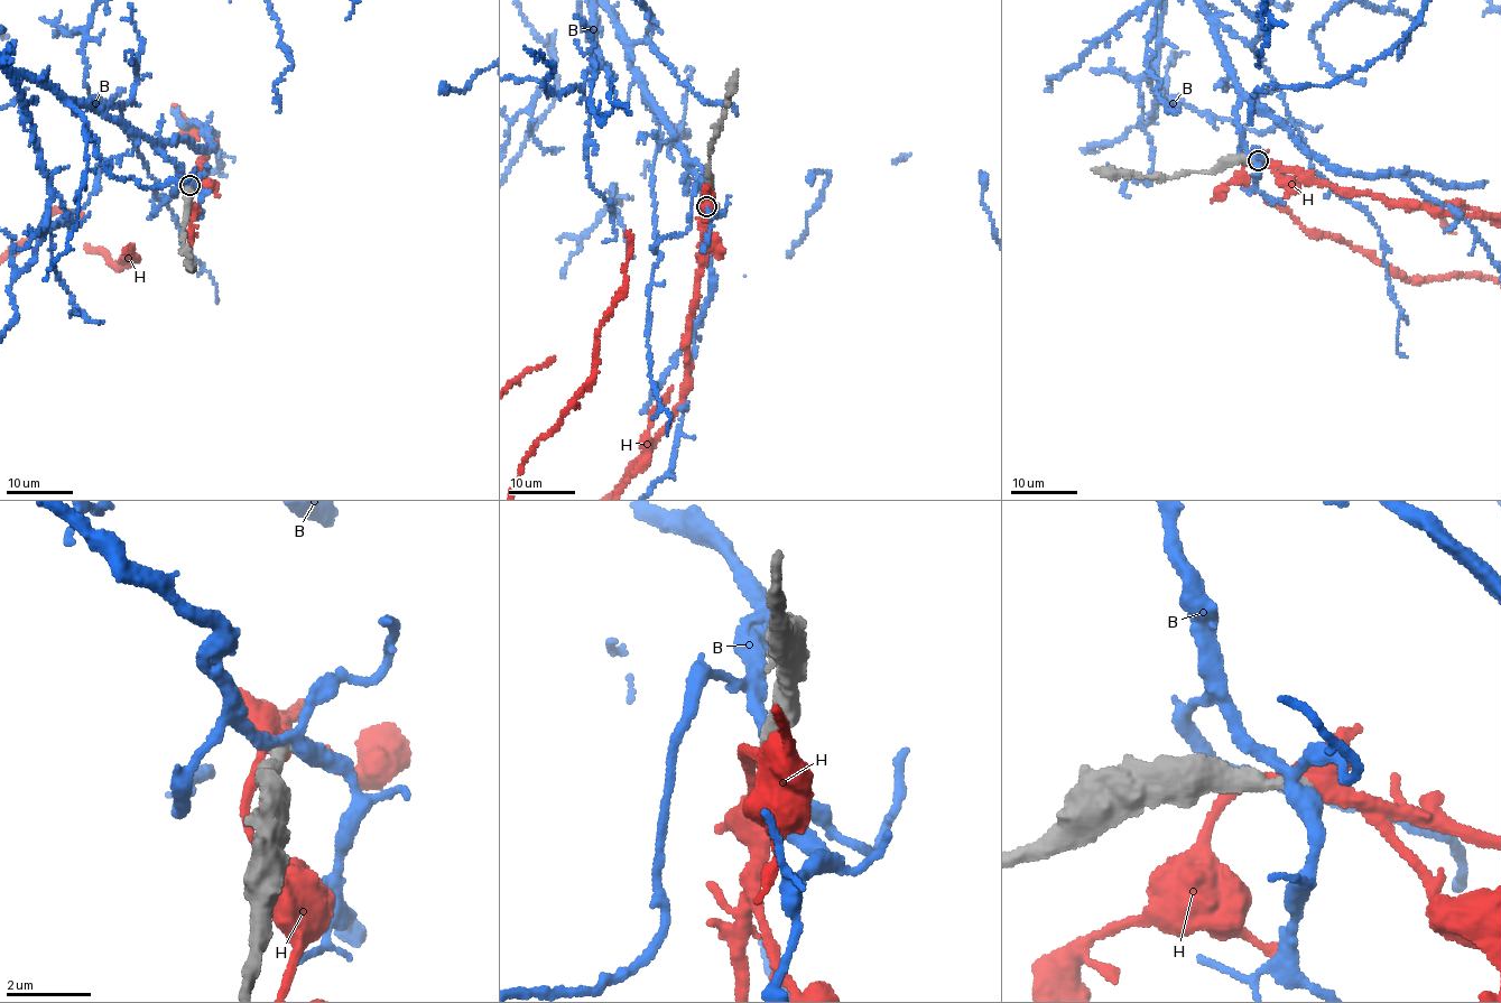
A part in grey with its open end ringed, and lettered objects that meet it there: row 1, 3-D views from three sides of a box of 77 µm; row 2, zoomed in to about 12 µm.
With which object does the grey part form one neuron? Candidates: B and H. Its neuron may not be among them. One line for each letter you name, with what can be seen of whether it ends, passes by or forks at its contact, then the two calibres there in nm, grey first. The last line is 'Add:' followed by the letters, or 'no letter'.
H: it forks | 380/400 nm
Add: H

